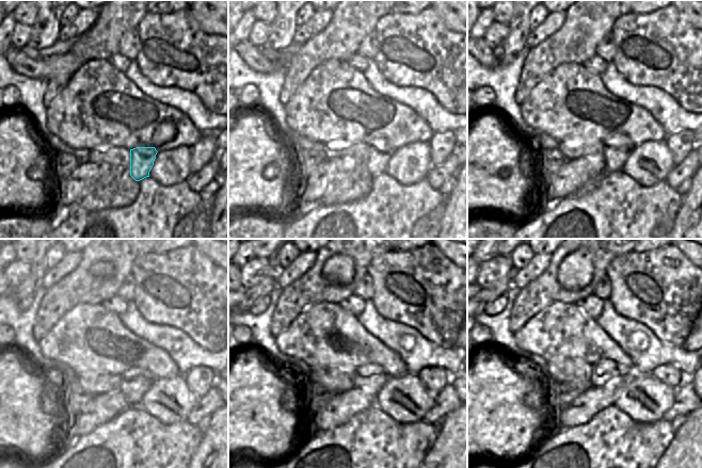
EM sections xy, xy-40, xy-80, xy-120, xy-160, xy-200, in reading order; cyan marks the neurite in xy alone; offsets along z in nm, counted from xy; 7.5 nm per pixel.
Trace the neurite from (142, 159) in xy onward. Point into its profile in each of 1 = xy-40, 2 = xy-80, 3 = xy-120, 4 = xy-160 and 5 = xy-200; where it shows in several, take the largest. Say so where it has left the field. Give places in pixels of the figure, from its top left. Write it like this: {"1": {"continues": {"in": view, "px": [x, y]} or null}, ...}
{"1": {"continues": {"in": "xy-40", "px": [380, 152]}}, "2": {"continues": {"in": "xy-80", "px": [616, 152]}}, "3": {"continues": {"in": "xy-120", "px": [136, 382]}}, "4": {"continues": {"in": "xy-160", "px": [370, 378]}}, "5": {"continues": {"in": "xy-200", "px": [603, 371]}}}

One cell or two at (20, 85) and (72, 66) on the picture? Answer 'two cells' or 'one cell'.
two cells

